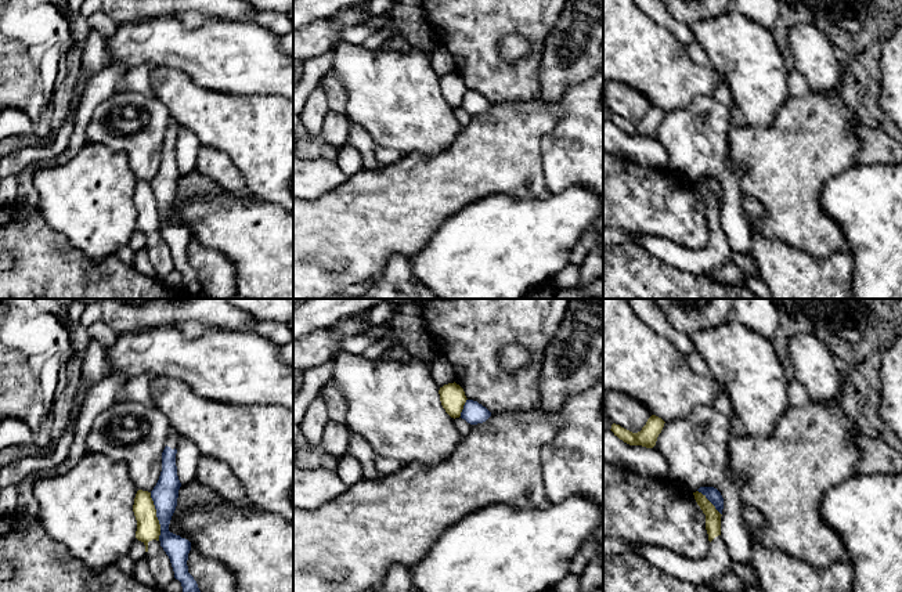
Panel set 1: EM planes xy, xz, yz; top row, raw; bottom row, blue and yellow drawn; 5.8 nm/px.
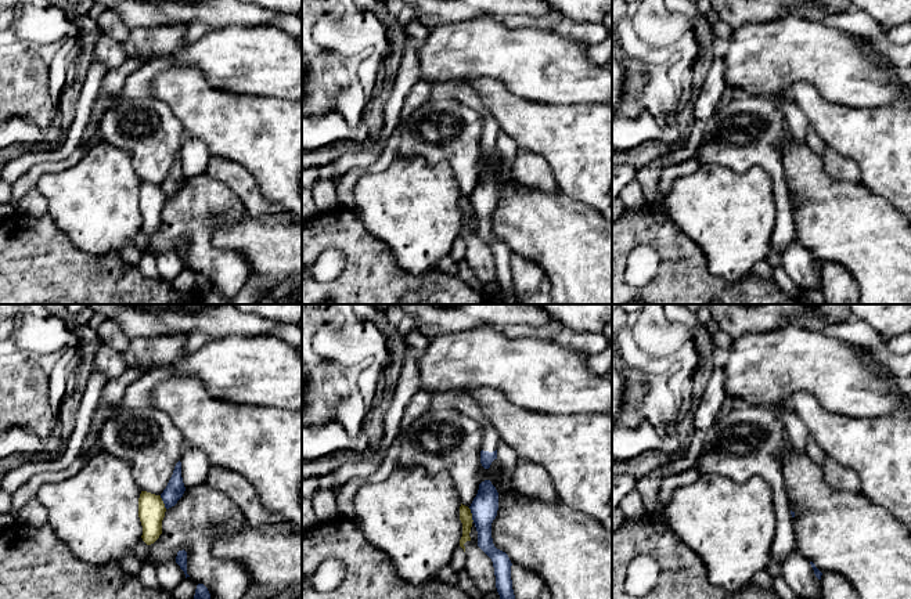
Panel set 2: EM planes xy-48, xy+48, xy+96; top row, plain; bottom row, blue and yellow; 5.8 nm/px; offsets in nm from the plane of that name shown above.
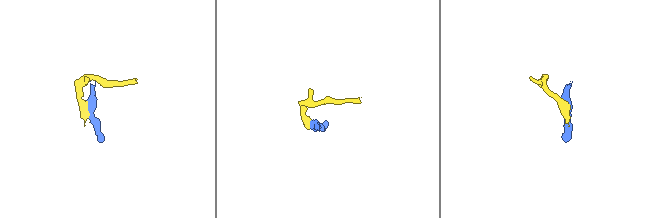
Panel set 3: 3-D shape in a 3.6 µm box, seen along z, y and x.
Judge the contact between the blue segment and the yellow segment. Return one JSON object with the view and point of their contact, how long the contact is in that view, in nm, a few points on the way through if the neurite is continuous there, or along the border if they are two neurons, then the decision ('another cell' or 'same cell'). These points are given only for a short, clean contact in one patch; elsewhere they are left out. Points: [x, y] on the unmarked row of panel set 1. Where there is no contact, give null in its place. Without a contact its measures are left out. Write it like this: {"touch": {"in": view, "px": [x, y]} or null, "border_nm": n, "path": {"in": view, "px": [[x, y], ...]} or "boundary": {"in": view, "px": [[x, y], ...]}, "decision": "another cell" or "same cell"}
{"touch": {"in": "xy", "px": [157, 206]}, "border_nm": 280, "boundary": {"in": "xy", "px": [[150, 183], [159, 215], [159, 230]]}, "decision": "another cell"}

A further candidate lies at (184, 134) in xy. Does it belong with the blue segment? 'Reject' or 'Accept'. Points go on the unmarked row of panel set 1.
Reject

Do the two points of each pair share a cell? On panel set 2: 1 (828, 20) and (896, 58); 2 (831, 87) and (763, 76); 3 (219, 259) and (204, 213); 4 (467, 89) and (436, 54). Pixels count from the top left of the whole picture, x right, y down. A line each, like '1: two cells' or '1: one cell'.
1: one cell
2: one cell
3: one cell
4: two cells

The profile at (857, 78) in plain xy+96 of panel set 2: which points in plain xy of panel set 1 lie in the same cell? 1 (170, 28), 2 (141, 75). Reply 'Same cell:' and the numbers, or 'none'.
Same cell: 1

